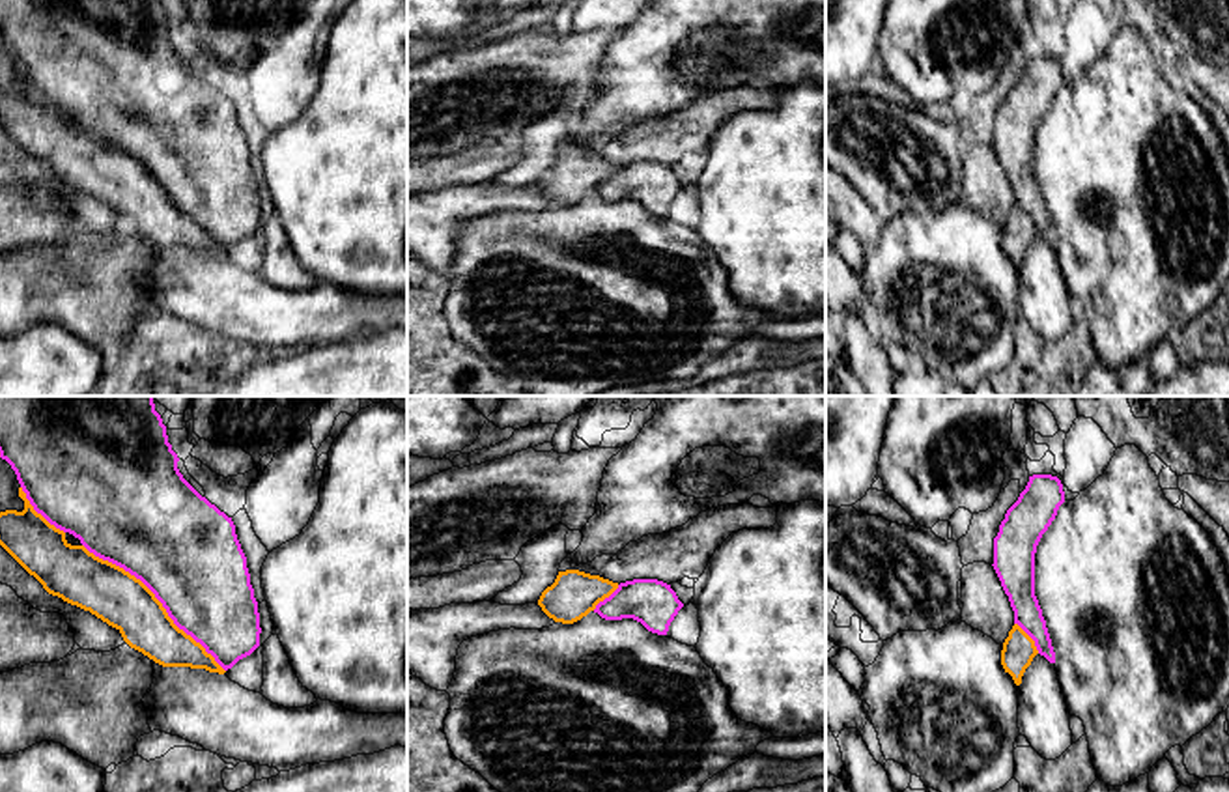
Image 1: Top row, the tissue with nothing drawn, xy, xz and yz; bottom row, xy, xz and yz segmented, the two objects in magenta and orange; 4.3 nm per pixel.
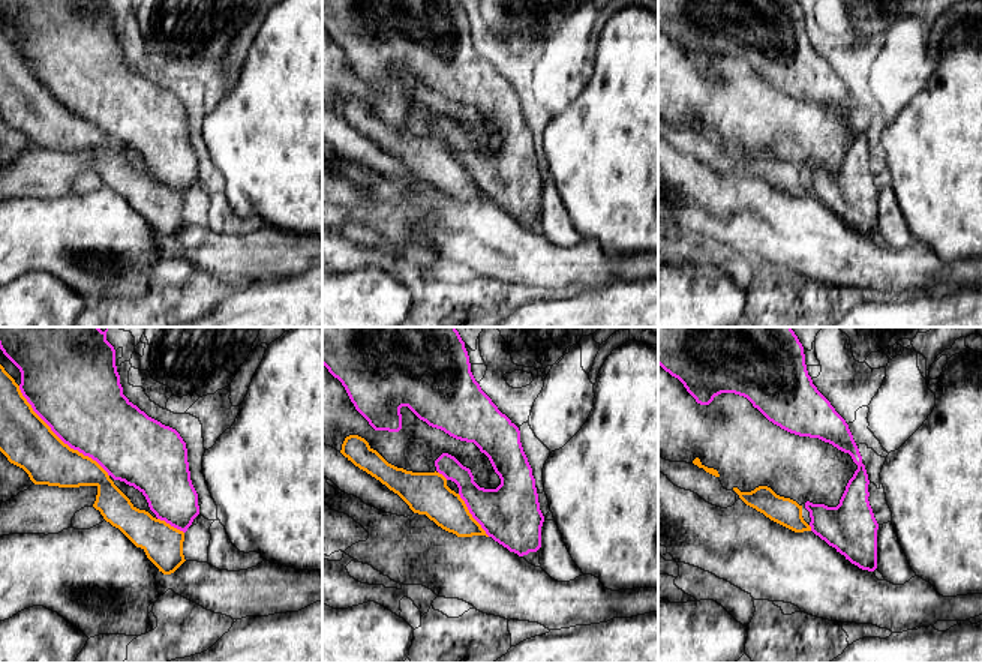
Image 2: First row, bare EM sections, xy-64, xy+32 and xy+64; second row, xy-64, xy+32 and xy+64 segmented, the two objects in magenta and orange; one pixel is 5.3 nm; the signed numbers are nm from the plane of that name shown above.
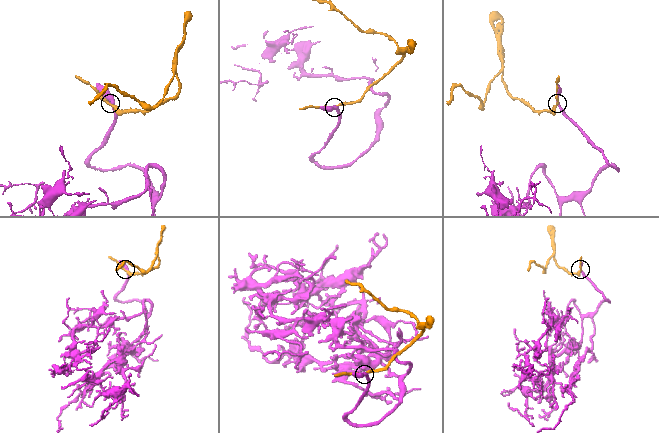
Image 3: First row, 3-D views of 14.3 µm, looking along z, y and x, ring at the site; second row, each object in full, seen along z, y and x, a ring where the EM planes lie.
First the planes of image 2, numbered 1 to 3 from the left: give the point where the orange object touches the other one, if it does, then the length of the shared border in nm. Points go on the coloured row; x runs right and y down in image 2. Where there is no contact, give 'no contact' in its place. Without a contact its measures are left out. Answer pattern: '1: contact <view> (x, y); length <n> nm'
1: contact xy-64 (59, 437); length 700 nm
2: contact xy+32 (471, 513); length 280 nm
3: contact xy+64 (811, 528); length 40 nm

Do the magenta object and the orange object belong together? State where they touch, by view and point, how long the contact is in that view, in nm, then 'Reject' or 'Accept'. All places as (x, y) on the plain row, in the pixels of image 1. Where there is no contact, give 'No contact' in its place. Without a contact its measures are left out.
Touches magenta at xy (157, 180). Shared border 800 nm. Accept

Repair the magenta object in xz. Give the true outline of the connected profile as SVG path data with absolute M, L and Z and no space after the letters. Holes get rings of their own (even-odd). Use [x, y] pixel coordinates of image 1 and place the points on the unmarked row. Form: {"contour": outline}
{"contour": "M579 151L558 153L538 187L555 204L573 205L594 192L605 202L633 200L657 217L667 217L684 189L663 163L633 161L618 166Z"}

